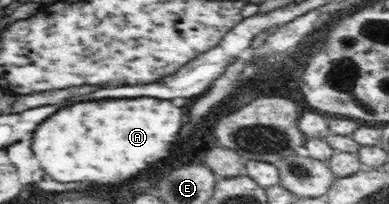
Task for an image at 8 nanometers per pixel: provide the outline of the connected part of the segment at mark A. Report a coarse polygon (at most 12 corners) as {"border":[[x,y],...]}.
{"border":[[167,99],[61,107],[31,135],[61,183],[113,185],[169,157]]}

